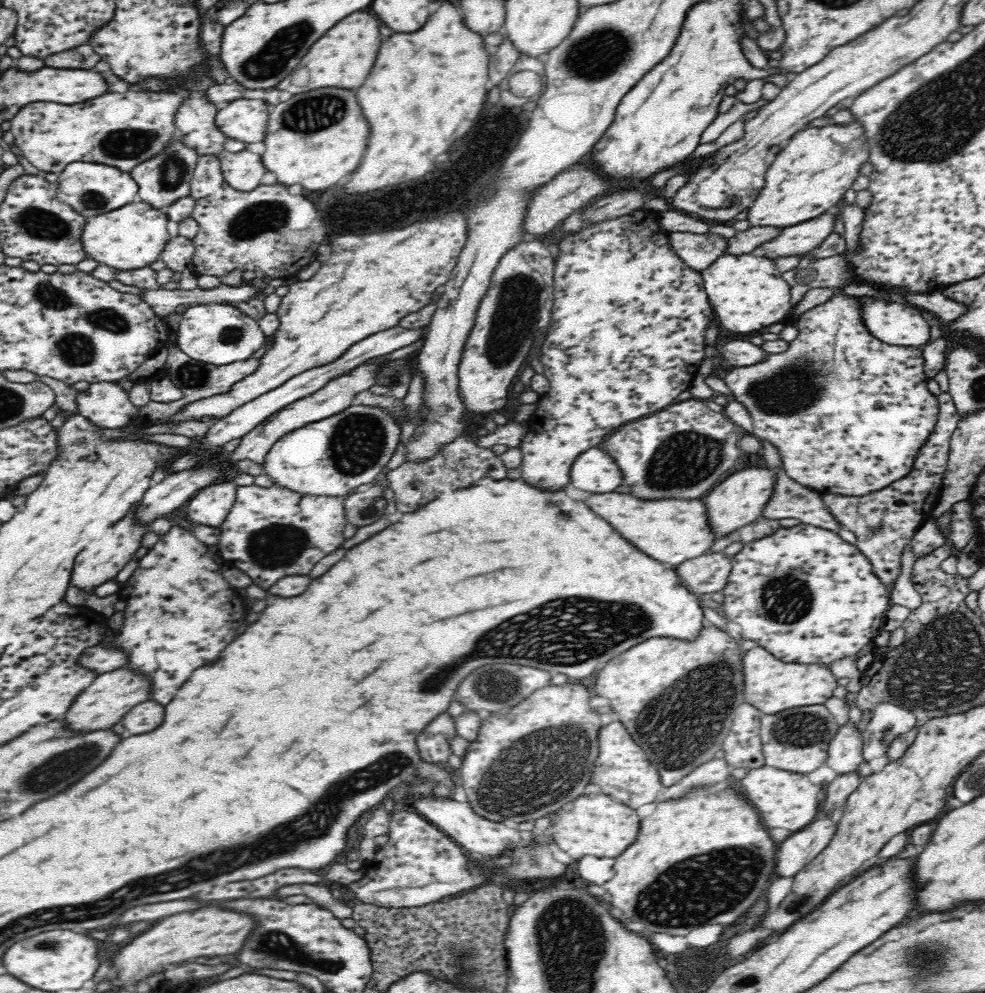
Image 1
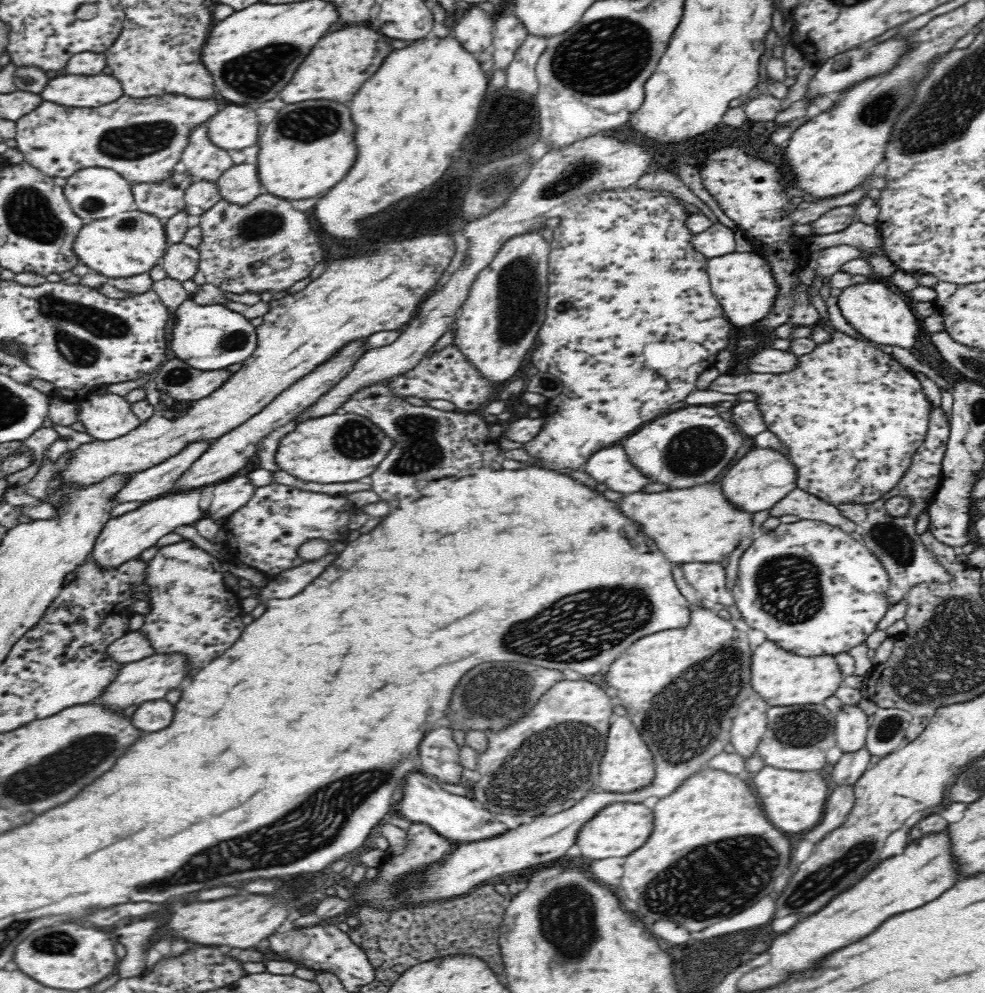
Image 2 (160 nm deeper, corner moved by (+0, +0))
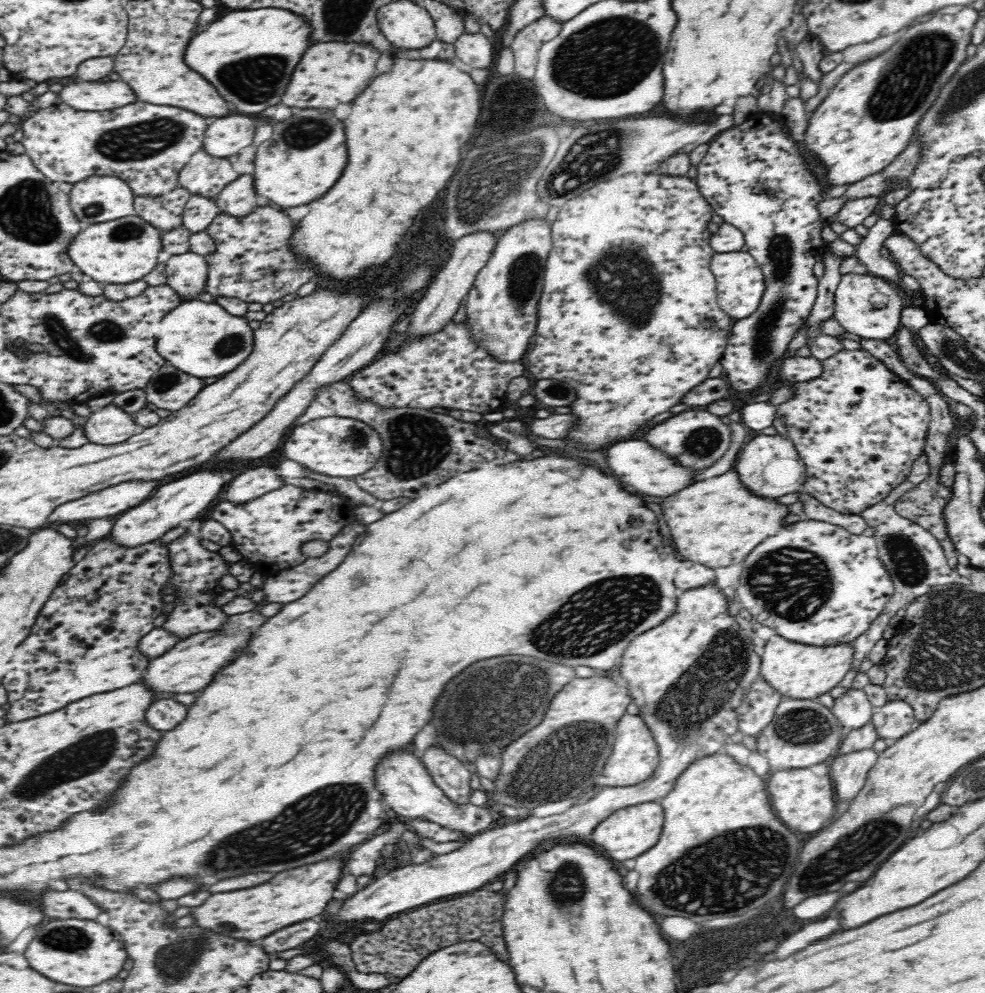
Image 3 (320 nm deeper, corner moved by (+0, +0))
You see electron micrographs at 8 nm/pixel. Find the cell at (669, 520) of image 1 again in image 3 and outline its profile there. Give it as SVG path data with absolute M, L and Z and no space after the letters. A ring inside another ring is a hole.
M734 470L696 482L680 490L680 494L662 500L664 518L668 520L670 534L680 556L711 569L744 562L752 548L784 526L784 518L788 516L786 504L750 494Z

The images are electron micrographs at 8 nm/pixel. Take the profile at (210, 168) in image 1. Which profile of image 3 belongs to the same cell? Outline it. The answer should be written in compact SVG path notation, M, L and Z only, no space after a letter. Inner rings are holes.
M191 196L184 209L183 227L190 234L204 232L217 214L220 214L220 209L215 201L202 196Z

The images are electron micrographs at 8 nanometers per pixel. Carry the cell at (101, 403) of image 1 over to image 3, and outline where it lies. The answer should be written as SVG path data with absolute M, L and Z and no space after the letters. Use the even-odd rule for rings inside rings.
M108 405L92 411L83 431L90 443L108 446L124 442L142 430L124 410Z

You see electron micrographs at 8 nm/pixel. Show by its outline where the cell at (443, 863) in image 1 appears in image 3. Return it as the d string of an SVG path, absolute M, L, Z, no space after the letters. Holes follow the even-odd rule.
M312 919L286 926L286 928L274 932L274 934L270 934L268 938L258 940L258 942L268 952L284 952L284 950L296 948L296 946L308 942L310 938L315 940L319 936L318 932L320 932L320 920Z

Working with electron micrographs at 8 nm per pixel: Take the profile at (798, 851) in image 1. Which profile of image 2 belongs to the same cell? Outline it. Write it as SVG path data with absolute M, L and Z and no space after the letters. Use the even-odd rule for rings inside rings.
M836 784L836 786L834 792L830 794L828 802L826 802L826 810L824 810L822 822L814 830L810 830L804 836L804 840L810 840L814 844L820 842L828 832L832 832L835 828L838 828L846 820L848 812L852 810L852 806L855 803L854 784L844 784L846 788L838 788L842 784Z

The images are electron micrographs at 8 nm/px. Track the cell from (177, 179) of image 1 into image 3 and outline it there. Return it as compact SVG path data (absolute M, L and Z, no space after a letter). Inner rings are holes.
M180 186L168 196L135 196L136 214L160 232L171 231L183 226L184 209L190 198L191 195Z

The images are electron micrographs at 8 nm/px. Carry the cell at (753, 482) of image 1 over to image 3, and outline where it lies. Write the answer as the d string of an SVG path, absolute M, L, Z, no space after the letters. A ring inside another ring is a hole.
M777 433L773 436L760 434L742 446L734 469L740 474L742 484L764 498L780 498L784 494L802 490L805 483L806 466L788 434Z

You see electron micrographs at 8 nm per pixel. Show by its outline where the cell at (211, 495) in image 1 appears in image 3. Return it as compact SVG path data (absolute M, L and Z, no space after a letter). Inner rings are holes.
M258 466L234 476L226 486L224 498L236 504L244 504L267 492L278 490L286 484L276 469L271 466Z

